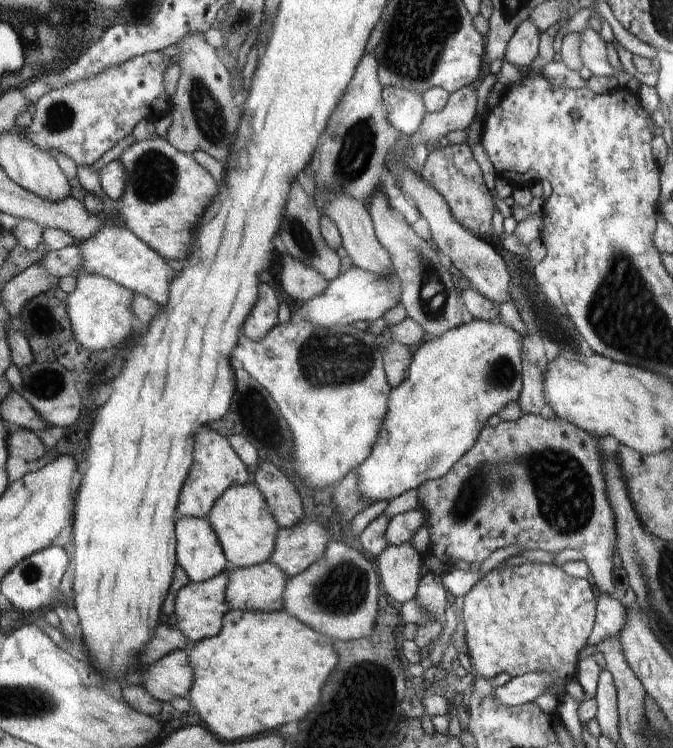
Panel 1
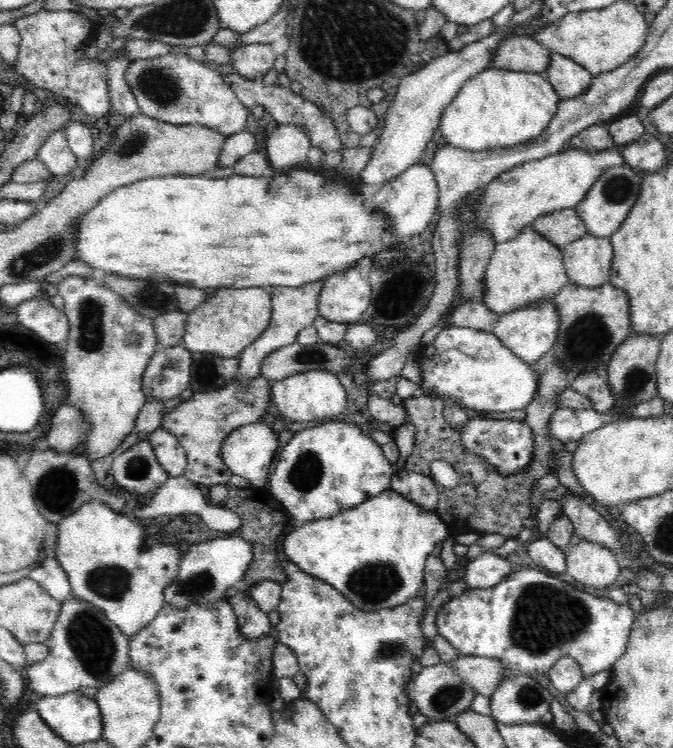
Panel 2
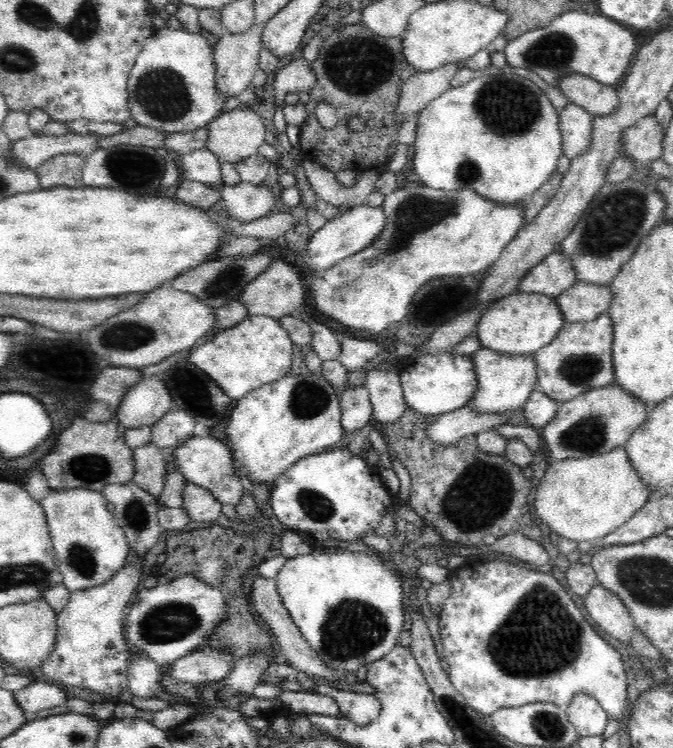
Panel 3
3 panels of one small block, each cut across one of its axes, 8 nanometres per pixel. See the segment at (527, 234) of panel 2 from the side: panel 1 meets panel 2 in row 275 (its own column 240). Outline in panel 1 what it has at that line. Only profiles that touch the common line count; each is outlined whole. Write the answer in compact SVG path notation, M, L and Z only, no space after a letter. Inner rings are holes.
M255 484L230 486L216 500L206 520L214 530L225 558L233 566L250 567L270 559L279 527Z

